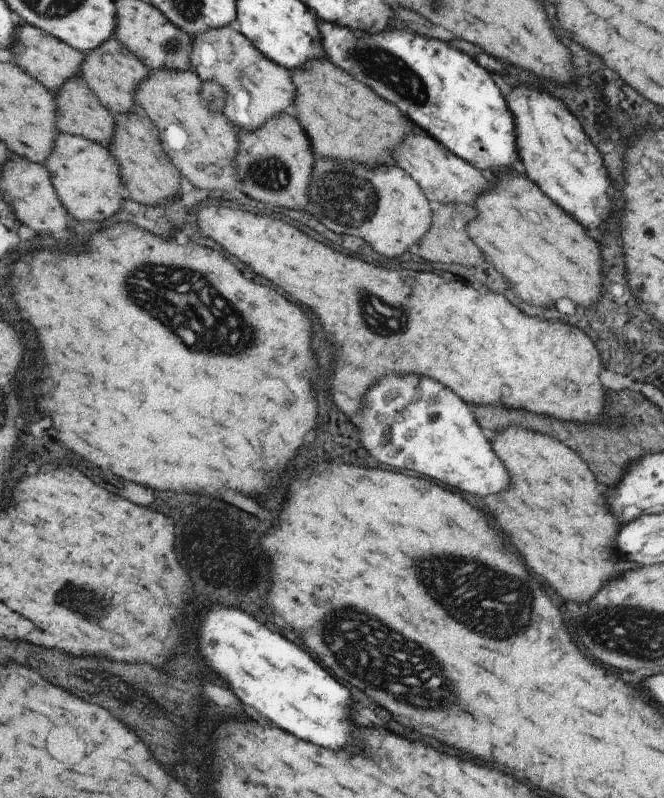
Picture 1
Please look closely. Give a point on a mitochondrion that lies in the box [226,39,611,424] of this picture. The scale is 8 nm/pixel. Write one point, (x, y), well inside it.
(344, 197)

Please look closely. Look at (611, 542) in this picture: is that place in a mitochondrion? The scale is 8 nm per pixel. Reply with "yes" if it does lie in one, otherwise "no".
no

